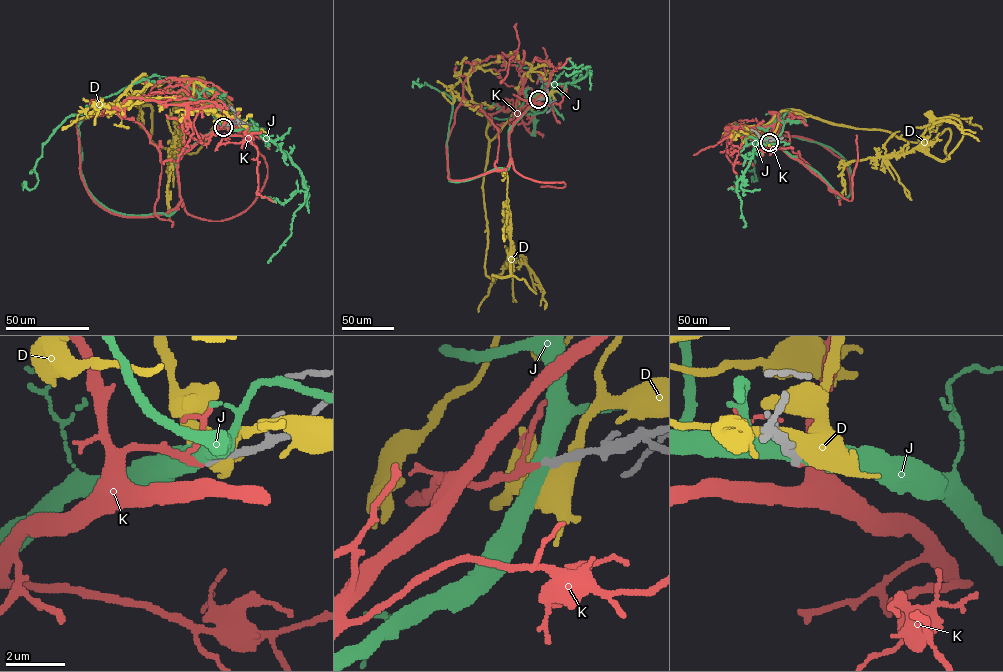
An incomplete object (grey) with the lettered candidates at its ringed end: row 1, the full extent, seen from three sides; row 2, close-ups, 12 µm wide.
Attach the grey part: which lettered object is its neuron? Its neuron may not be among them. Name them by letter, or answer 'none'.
K

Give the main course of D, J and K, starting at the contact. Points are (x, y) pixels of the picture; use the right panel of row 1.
D: (769, 142), (784, 110), (915, 142), (949, 128), (949, 158), (961, 124), (929, 114)
J: (769, 142), (815, 170), (838, 197), (850, 194), (850, 168), (837, 152), (768, 133), (788, 110), (773, 140)
K: (769, 142), (781, 118), (779, 114), (784, 123), (776, 137), (784, 140), (823, 178), (839, 205)

